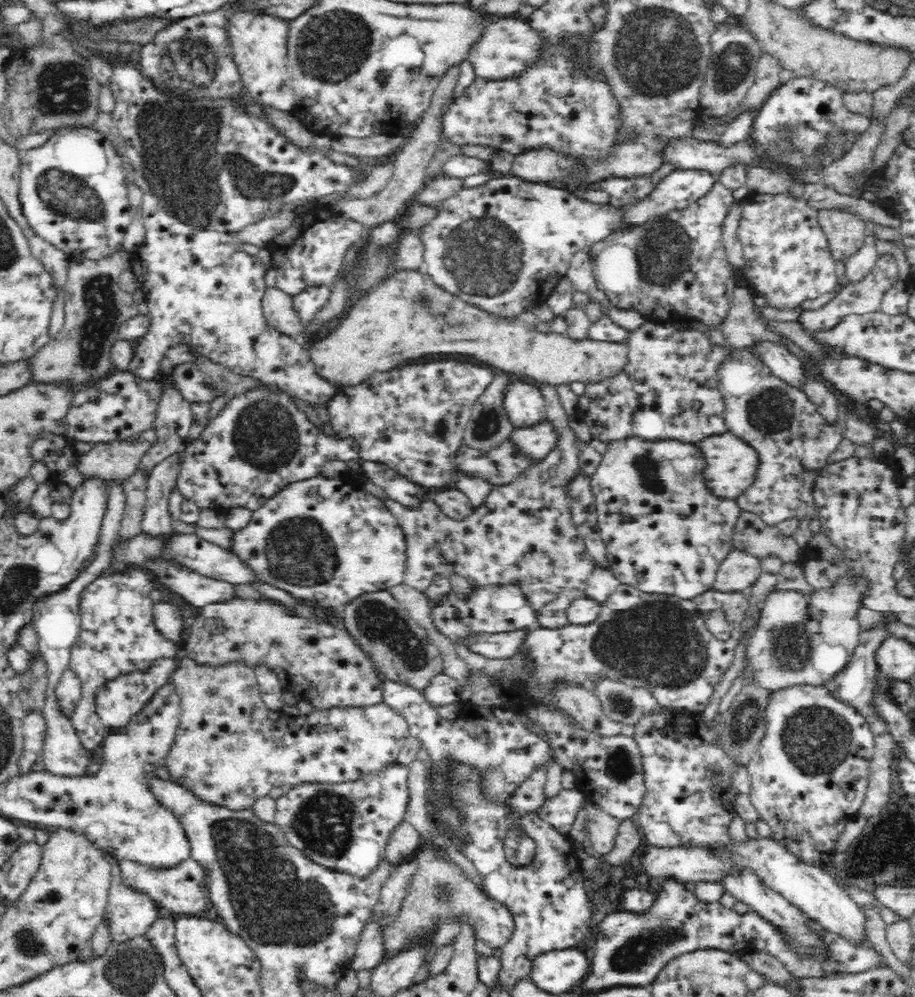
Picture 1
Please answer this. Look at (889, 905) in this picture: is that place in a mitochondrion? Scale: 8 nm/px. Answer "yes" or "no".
no

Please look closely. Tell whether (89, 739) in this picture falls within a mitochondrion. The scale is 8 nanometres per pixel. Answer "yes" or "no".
no

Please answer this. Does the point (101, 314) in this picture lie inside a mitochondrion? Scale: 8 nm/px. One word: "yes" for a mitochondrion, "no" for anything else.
yes

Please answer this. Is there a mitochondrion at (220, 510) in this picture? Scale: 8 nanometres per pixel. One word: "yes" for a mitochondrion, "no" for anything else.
no

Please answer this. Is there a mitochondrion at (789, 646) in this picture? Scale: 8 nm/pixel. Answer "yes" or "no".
yes

